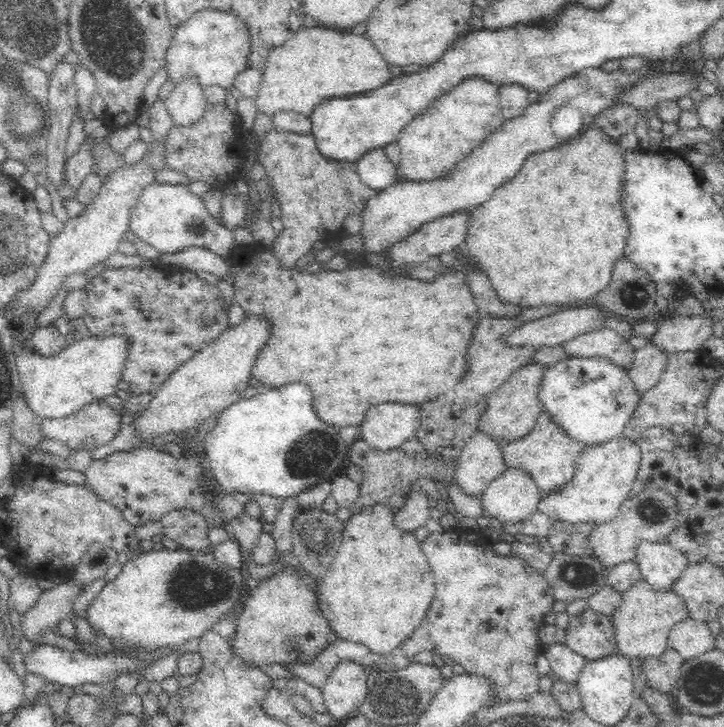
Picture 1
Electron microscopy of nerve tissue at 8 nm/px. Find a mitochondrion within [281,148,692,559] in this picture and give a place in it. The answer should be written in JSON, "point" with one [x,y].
{"point":[311,453]}

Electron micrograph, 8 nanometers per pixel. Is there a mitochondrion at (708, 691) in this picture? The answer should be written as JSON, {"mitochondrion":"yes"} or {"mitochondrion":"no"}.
{"mitochondrion":"yes"}

